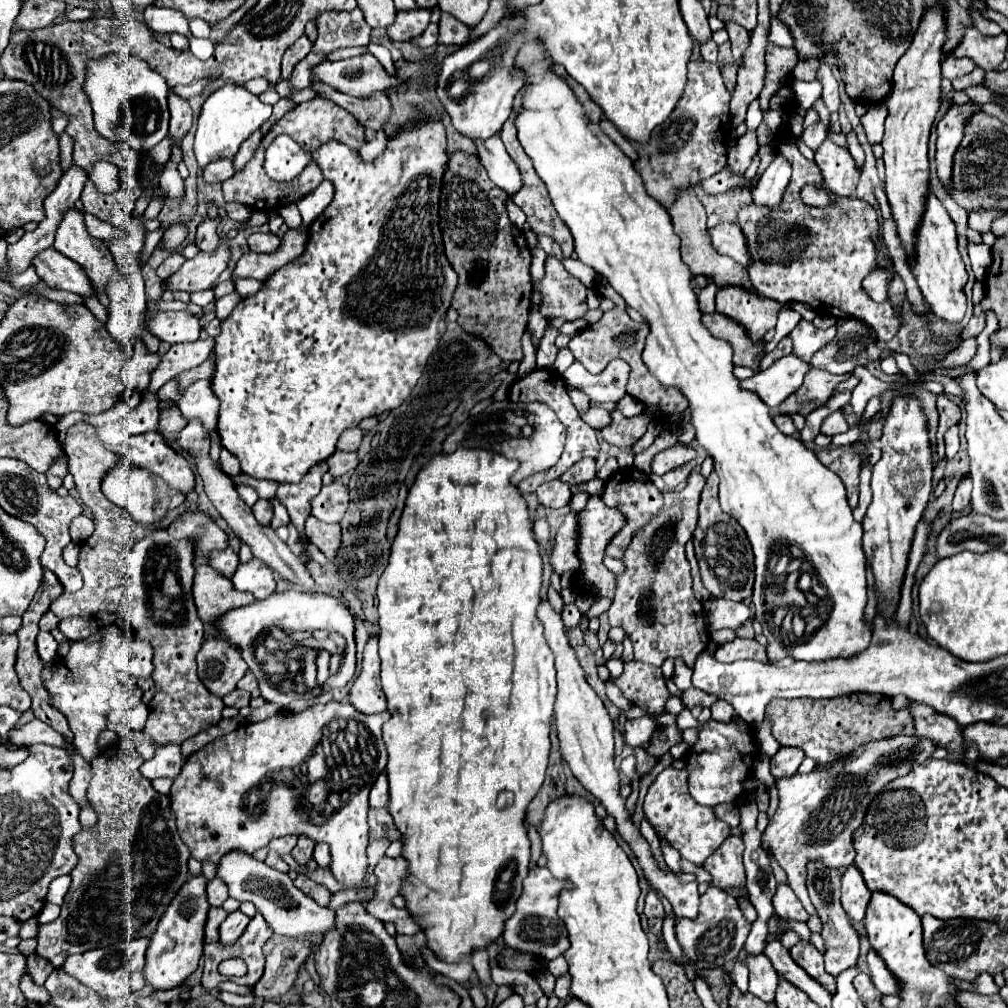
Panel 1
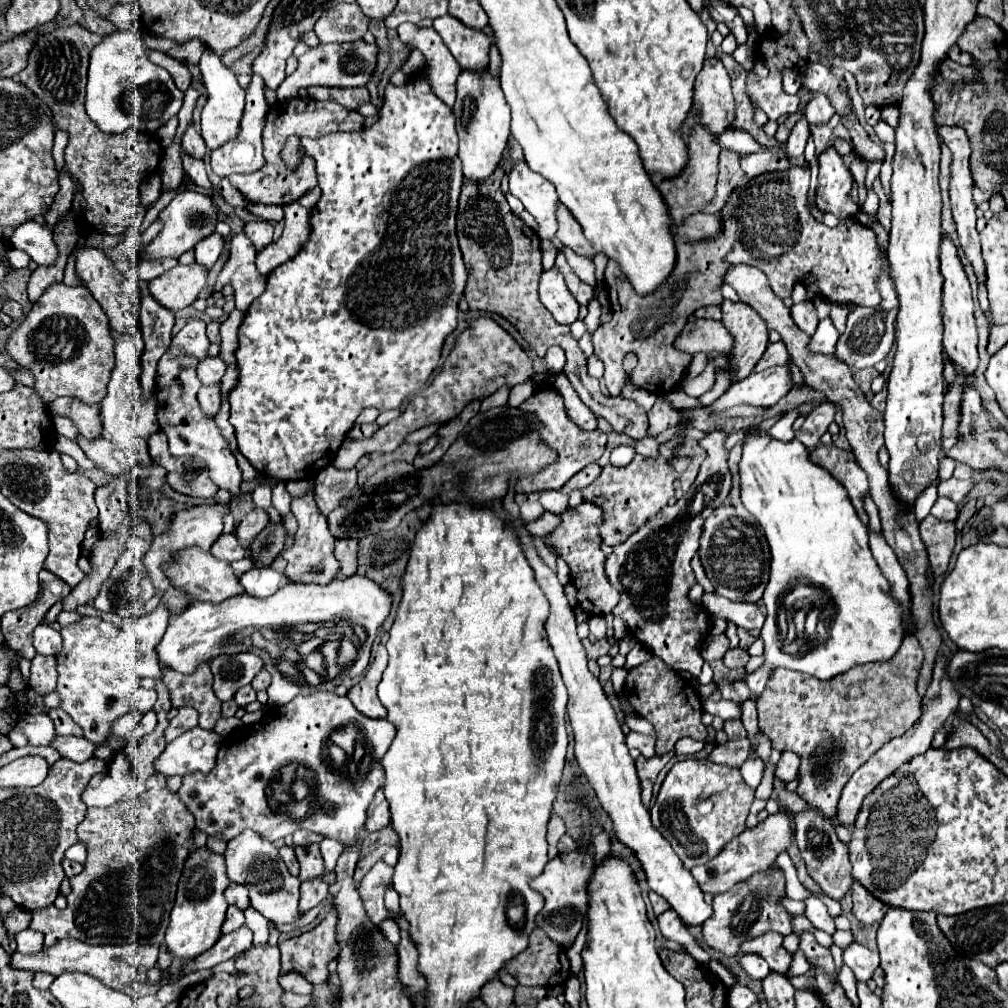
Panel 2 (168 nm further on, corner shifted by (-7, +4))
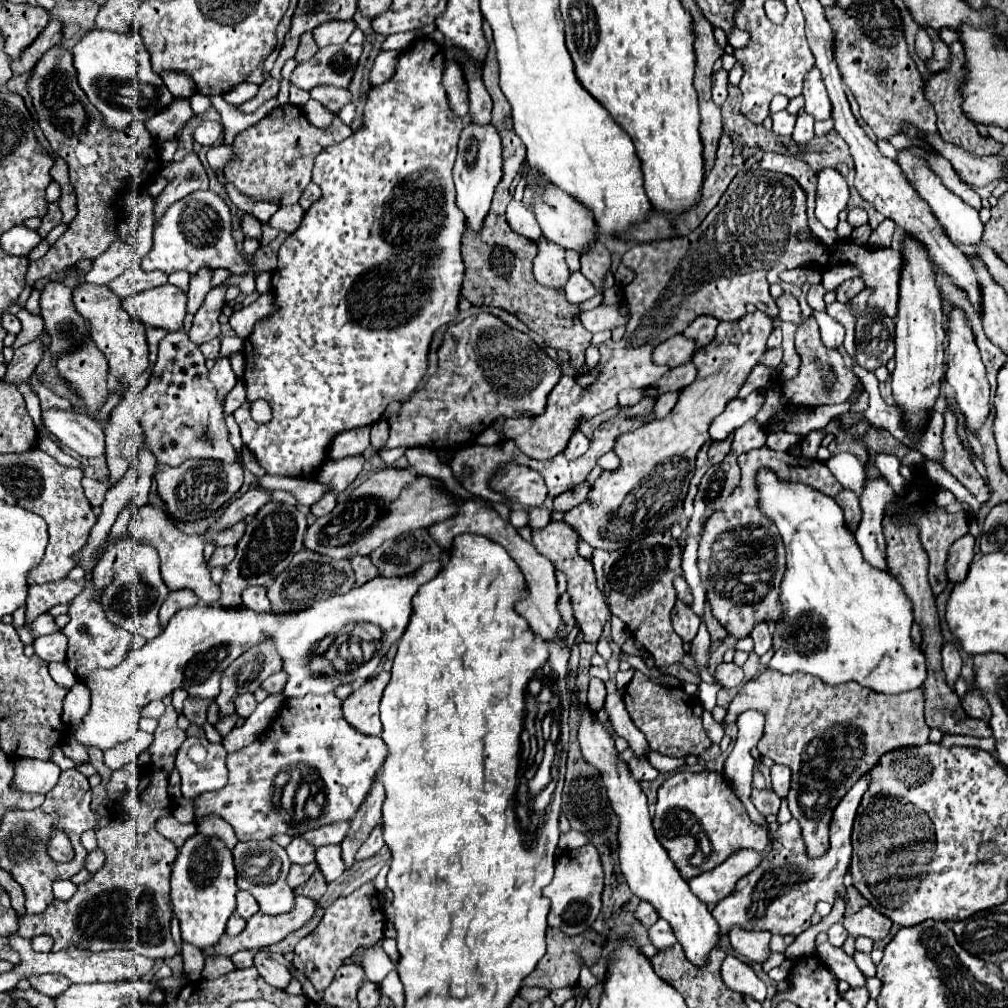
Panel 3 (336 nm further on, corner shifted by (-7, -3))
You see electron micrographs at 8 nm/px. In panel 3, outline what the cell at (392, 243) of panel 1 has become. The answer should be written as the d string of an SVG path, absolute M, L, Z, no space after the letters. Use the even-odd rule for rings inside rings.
M416 39L398 59L398 67L394 77L388 83L376 85L368 91L368 103L364 111L364 125L360 131L352 133L346 141L326 147L316 161L312 171L312 181L322 189L322 197L306 211L302 225L284 241L278 253L278 267L272 273L272 295L274 295L274 311L260 319L254 325L254 331L248 339L244 339L244 359L246 359L246 403L234 411L236 423L240 425L240 435L244 445L256 457L260 467L270 475L282 477L312 477L320 471L326 461L326 451L332 439L354 427L376 423L386 407L392 401L404 401L414 393L418 383L428 371L428 351L432 335L446 323L452 323L458 315L460 287L464 279L464 263L460 257L460 237L464 233L464 215L458 211L454 203L454 181L452 167L456 159L458 137L462 131L462 119L456 117L446 101L446 93L442 87L442 71L444 71L444 49L428 39ZM256 399L264 399L270 403L272 419L268 423L258 425L250 417L250 403Z

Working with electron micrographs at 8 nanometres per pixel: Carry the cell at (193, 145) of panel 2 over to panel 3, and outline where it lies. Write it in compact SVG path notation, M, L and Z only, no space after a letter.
M196 153L186 155L180 163L164 165L162 177L166 177L168 185L164 187L164 191L158 197L156 217L160 217L168 205L190 195L192 191L206 191L208 189L208 175L206 175L206 169L200 163Z

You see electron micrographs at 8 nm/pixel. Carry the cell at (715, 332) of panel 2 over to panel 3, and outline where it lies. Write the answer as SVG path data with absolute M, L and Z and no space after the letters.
M674 335L654 349L652 361L658 365L678 367L690 363L692 355L694 355L694 343L690 343L690 339L686 339L684 335Z

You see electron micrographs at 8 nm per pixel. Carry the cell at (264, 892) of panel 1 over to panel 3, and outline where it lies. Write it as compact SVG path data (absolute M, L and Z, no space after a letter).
M268 839L268 841L246 841L246 843L240 841L232 849L232 855L234 855L234 865L236 865L238 889L244 889L250 895L254 895L262 913L282 915L282 913L294 909L294 897L296 895L294 895L294 889L290 889L286 883L290 859L288 859L284 847L280 847L272 839Z

